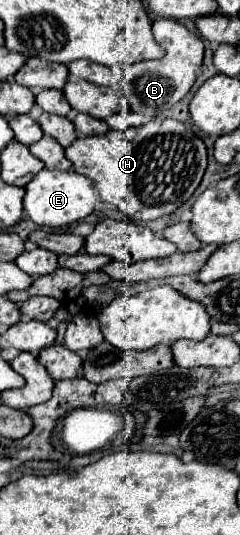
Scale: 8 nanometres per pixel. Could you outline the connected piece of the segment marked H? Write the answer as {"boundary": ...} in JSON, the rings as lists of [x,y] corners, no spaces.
{"boundary":[[[152,119],[142,127],[130,127],[126,131],[108,131],[108,135],[96,135],[96,137],[78,137],[68,149],[66,157],[70,159],[72,171],[92,179],[94,191],[100,194],[100,199],[106,203],[112,203],[121,212],[117,218],[121,221],[146,221],[146,219],[158,219],[162,215],[172,213],[182,203],[190,199],[194,189],[200,185],[202,175],[206,171],[206,145],[204,141],[184,123],[176,119]]]}

